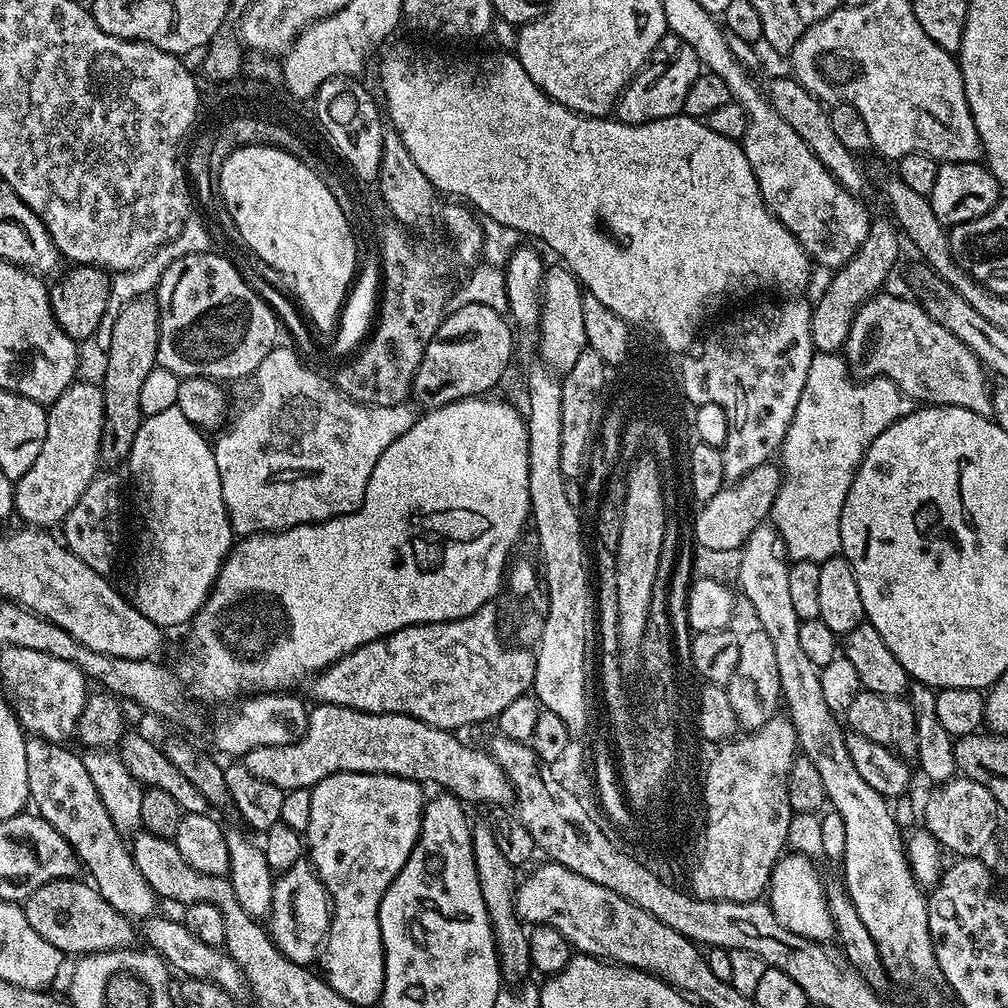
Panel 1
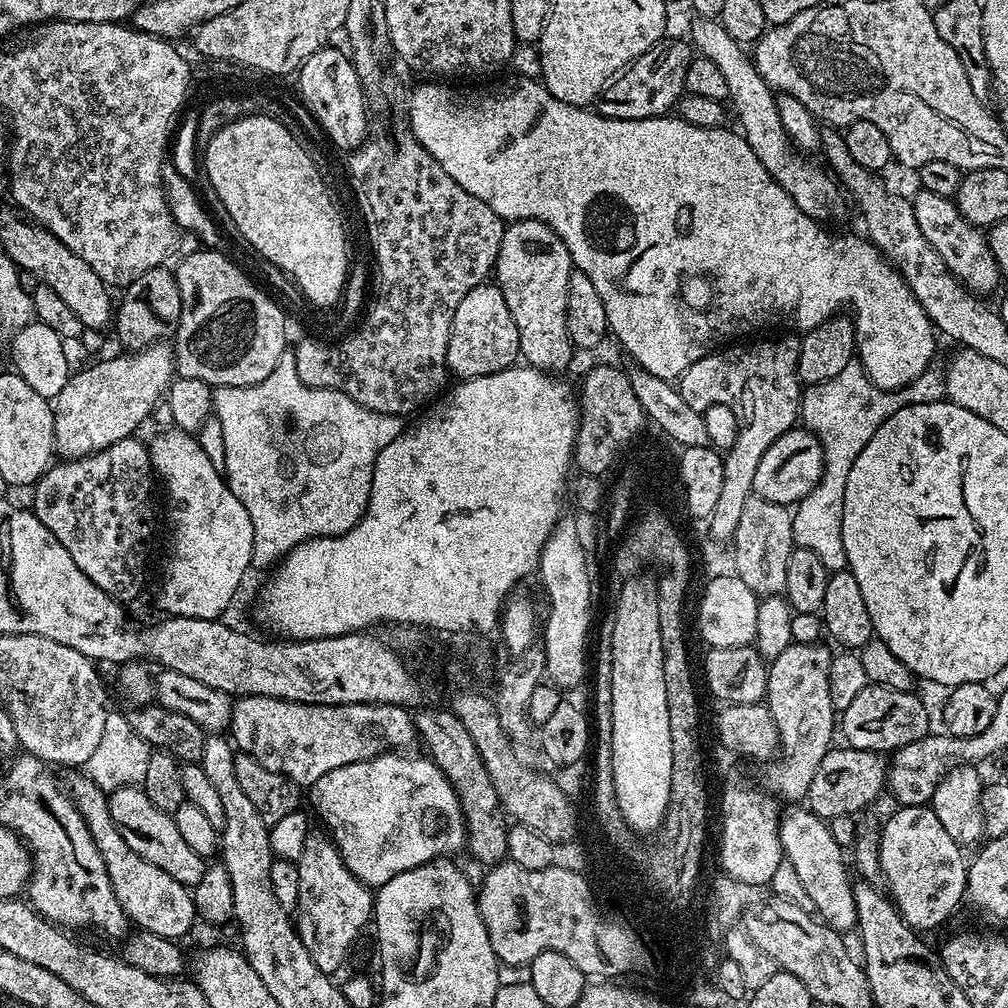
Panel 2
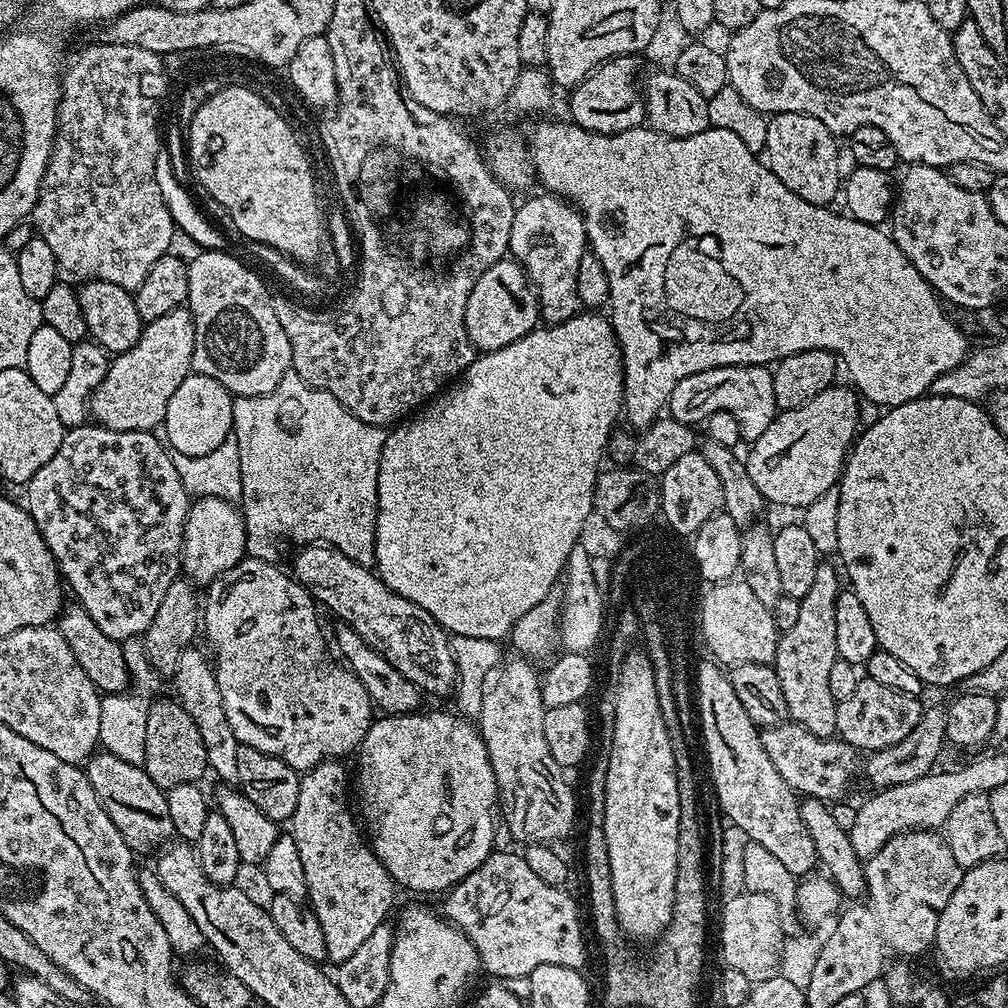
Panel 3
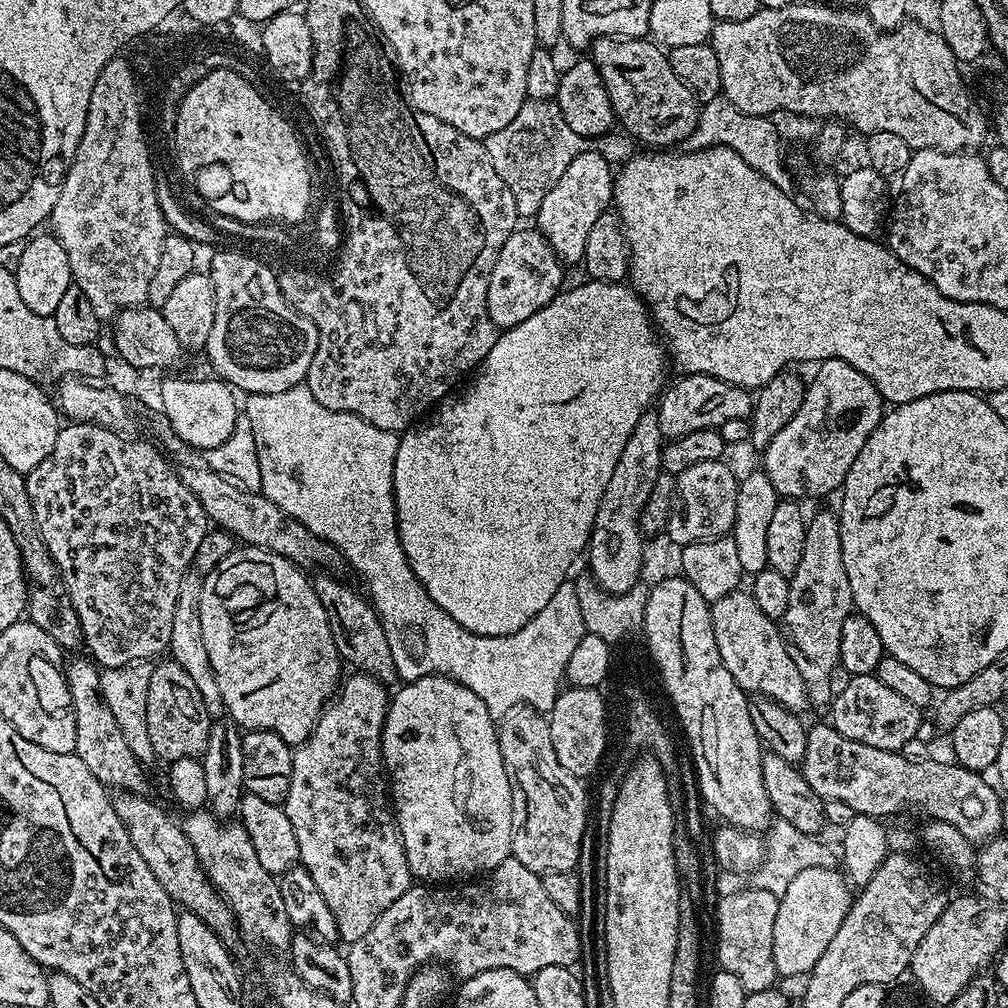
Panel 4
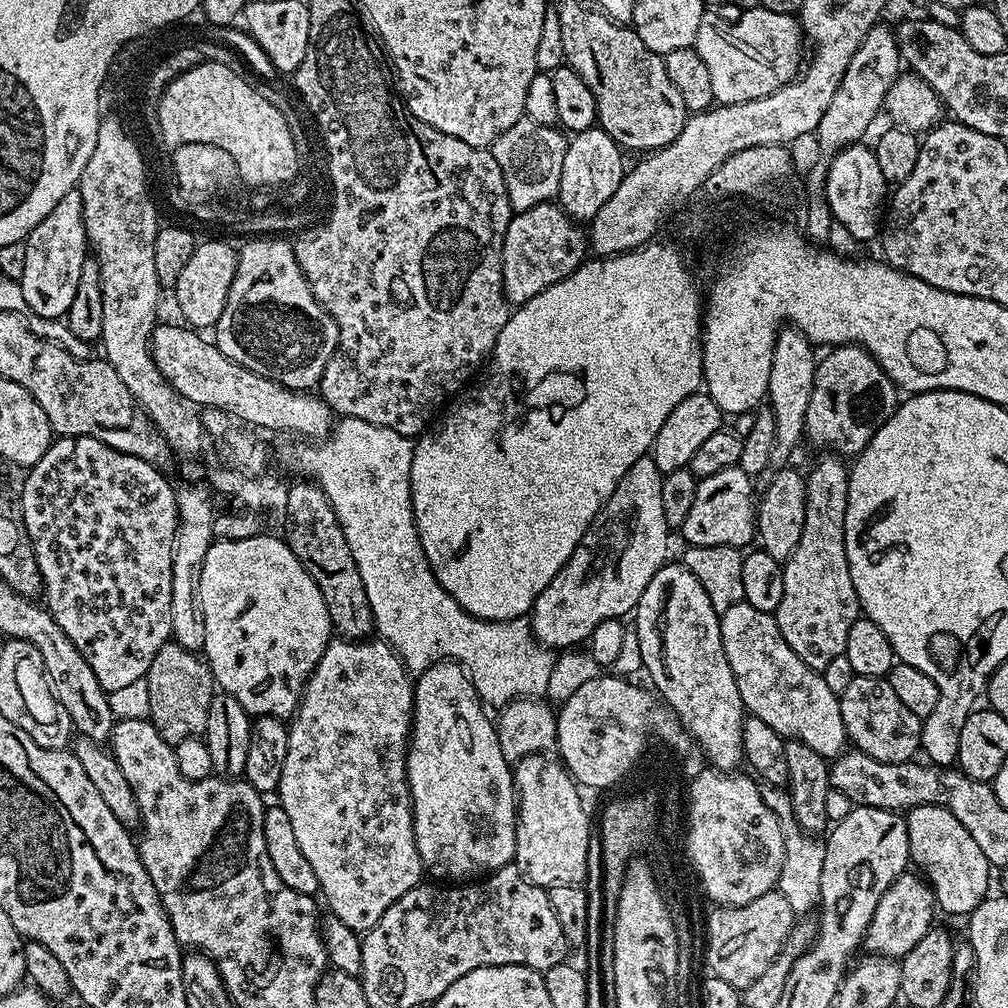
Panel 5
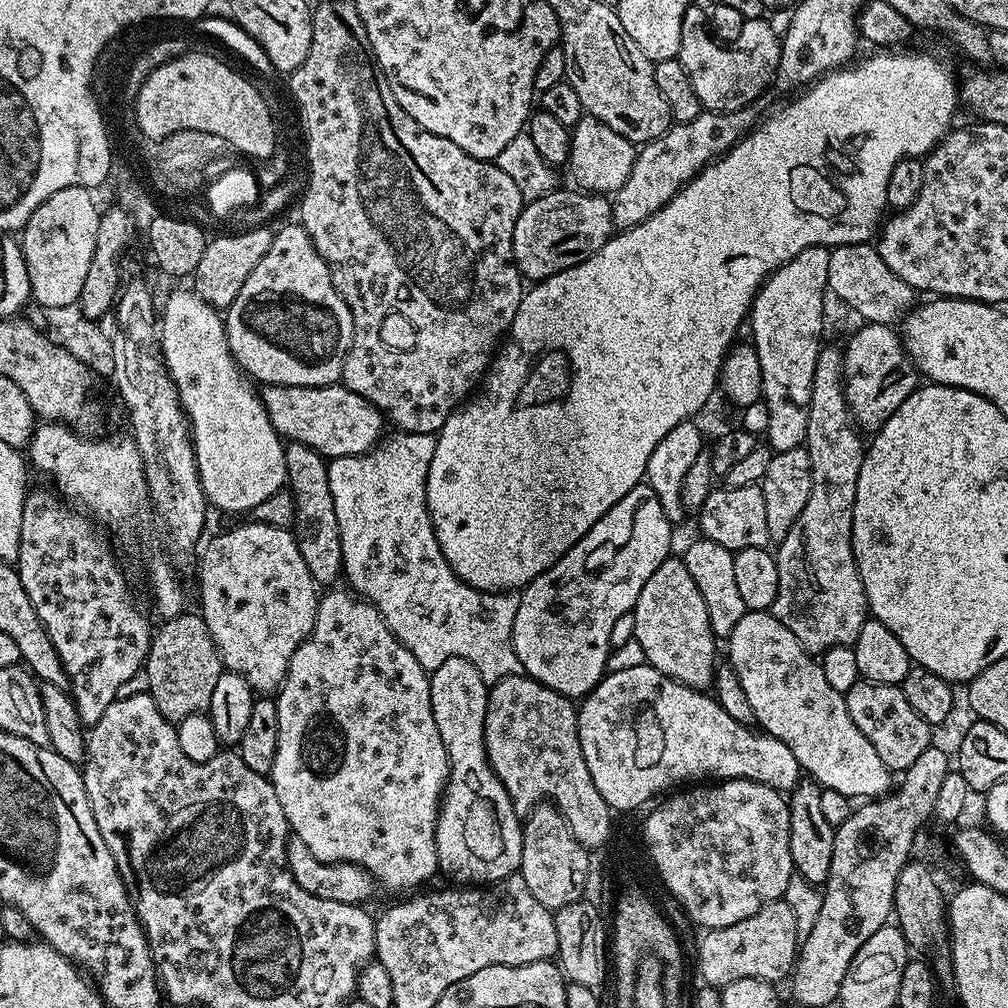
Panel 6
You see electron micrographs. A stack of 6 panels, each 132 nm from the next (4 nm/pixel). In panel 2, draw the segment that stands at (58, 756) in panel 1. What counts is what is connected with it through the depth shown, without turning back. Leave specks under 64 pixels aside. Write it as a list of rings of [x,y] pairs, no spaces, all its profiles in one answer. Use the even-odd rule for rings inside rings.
[[[80,774],[80,776],[74,777],[69,784],[66,784],[66,788],[76,804],[76,809],[82,814],[82,818],[94,838],[94,844],[98,846],[98,854],[102,854],[102,862],[106,862],[106,874],[110,874],[110,886],[114,886],[114,898],[122,906],[124,913],[128,915],[129,921],[139,931],[179,941],[180,936],[186,935],[191,930],[192,923],[197,923],[198,920],[191,891],[174,878],[170,878],[170,874],[166,874],[166,870],[158,870],[158,866],[146,862],[146,858],[138,858],[138,854],[134,854],[134,850],[130,850],[130,846],[126,846],[122,834],[118,834],[118,830],[114,826],[114,818],[110,818],[107,795],[96,783],[88,779],[87,775]]]

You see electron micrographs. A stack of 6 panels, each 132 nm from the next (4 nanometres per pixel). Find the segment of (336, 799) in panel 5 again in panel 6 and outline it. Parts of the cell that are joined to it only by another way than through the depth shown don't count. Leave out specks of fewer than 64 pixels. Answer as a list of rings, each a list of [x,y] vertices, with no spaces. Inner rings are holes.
[[[332,586],[327,589],[328,592],[319,597],[316,602],[316,613],[314,614],[314,626],[312,633],[308,635],[298,646],[298,650],[294,650],[294,658],[290,658],[290,666],[286,670],[286,678],[275,693],[274,699],[278,706],[278,752],[274,754],[274,766],[270,773],[270,779],[274,786],[274,794],[278,794],[278,802],[282,802],[282,814],[286,814],[286,822],[288,823],[291,835],[302,838],[302,842],[306,842],[306,846],[310,849],[310,854],[314,854],[314,858],[318,858],[322,862],[330,862],[331,864],[357,864],[362,866],[372,876],[373,881],[377,885],[380,884],[384,888],[389,888],[392,892],[400,892],[403,888],[412,888],[408,890],[419,889],[426,880],[432,875],[437,875],[440,863],[438,862],[438,850],[436,849],[436,819],[440,813],[440,798],[444,794],[444,786],[448,783],[448,755],[446,754],[446,746],[442,746],[442,734],[438,734],[438,722],[434,722],[434,710],[430,702],[430,676],[424,671],[422,666],[418,666],[418,658],[414,658],[414,654],[410,654],[410,650],[406,650],[406,646],[402,646],[402,642],[390,630],[390,626],[386,626],[386,622],[382,618],[382,614],[371,604],[370,601],[362,596],[356,595],[355,592],[347,587]]]

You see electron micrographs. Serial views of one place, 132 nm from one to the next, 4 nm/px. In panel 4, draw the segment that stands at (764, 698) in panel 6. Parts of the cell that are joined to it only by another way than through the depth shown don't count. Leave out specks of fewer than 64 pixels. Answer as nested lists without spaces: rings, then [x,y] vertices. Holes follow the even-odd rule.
[[[751,591],[731,592],[726,598],[711,601],[710,607],[714,642],[718,642],[718,654],[722,654],[722,662],[726,662],[726,670],[730,670],[734,682],[738,682],[745,693],[769,696],[791,712],[803,713],[809,702],[802,674],[798,674],[798,666],[794,666],[794,658],[790,658],[777,621],[768,618],[758,608]]]

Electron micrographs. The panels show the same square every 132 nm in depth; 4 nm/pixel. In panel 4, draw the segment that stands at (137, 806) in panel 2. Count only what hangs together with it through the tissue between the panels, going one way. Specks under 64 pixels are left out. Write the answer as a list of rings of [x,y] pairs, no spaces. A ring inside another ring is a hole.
[[[87,655],[76,656],[67,661],[66,675],[68,689],[72,695],[72,713],[76,723],[76,756],[98,782],[109,790],[143,793],[145,765],[134,758],[134,750],[130,750],[126,738],[122,738],[122,729],[118,726],[118,718],[110,714],[110,706],[106,706],[104,696],[100,692],[101,669]]]

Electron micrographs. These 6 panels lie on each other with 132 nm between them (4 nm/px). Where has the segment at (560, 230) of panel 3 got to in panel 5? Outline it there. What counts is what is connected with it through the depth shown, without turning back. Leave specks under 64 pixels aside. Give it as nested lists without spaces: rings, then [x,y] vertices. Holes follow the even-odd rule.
[[[599,126],[575,133],[569,139],[566,158],[562,158],[562,182],[558,193],[558,203],[569,218],[577,222],[591,222],[594,214],[602,210],[624,177],[626,163],[623,155],[625,153],[620,145]]]

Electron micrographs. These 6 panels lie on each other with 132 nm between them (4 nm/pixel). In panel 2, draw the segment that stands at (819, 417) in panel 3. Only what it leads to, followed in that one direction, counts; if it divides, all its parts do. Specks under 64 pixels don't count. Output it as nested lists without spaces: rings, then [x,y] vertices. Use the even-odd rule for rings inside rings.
[[[794,426],[786,434],[782,434],[772,443],[770,450],[762,454],[762,462],[758,462],[758,470],[754,470],[752,491],[755,495],[775,504],[795,506],[814,490],[824,473],[824,453],[820,451],[815,436],[803,426]]]

